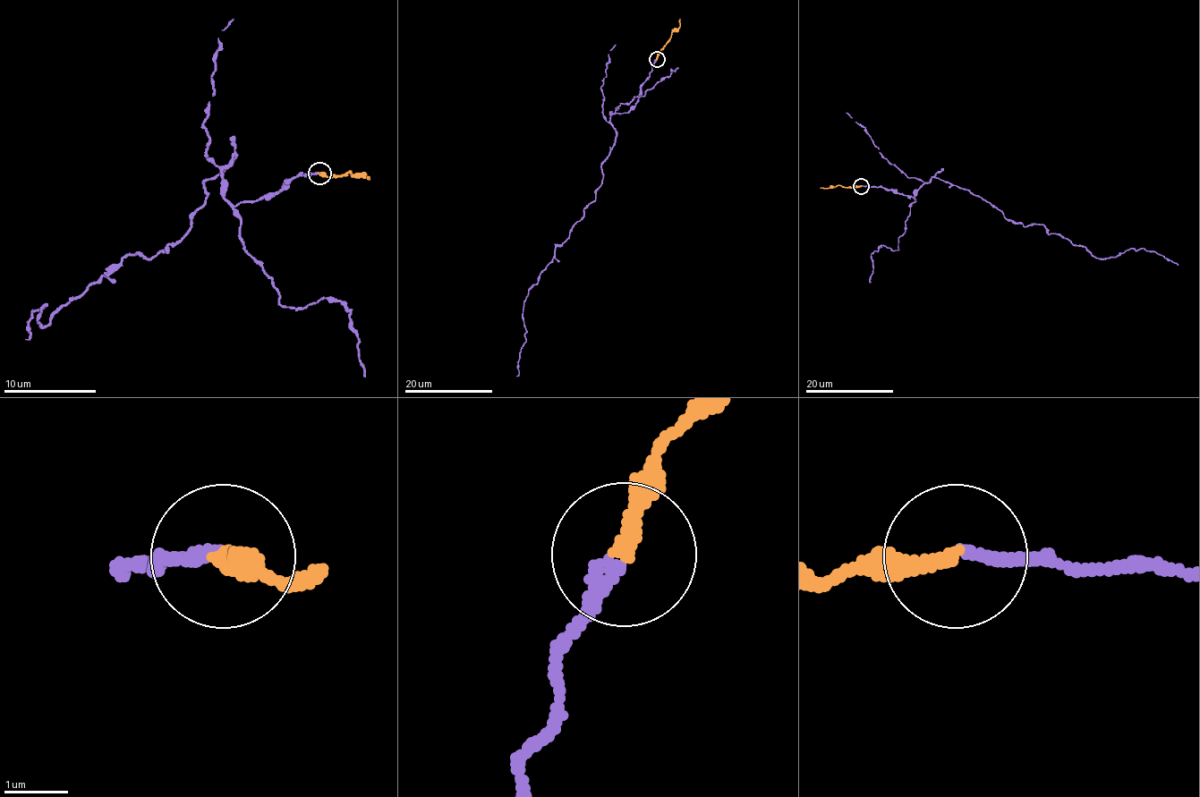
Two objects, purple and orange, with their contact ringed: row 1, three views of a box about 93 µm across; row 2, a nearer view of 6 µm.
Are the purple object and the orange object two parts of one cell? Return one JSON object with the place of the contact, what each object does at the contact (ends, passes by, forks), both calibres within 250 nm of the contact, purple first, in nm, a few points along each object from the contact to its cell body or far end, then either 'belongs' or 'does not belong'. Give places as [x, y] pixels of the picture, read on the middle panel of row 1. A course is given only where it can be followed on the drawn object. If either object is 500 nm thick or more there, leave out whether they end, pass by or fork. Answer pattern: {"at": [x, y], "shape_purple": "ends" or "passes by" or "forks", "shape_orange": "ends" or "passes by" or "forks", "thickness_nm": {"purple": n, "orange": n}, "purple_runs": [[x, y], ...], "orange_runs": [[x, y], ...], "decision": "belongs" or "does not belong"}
{"at": [657, 59], "shape_purple": "ends", "shape_orange": "ends", "thickness_nm": {"purple": 200, "orange": 260}, "purple_runs": [[656, 59], [639, 101], [627, 112], [611, 113], [617, 134], [596, 199], [526, 295], [516, 377]], "orange_runs": [[656, 59], [679, 26], [679, 19]], "decision": "belongs"}

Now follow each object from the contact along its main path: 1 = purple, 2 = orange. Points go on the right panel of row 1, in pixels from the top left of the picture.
1: (861, 185), (914, 200), (936, 176), (1097, 258), (1144, 248), (1178, 265)
2: (861, 185), (821, 188)

